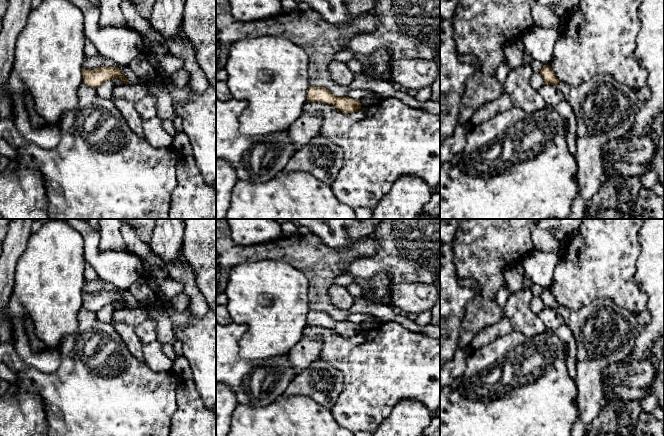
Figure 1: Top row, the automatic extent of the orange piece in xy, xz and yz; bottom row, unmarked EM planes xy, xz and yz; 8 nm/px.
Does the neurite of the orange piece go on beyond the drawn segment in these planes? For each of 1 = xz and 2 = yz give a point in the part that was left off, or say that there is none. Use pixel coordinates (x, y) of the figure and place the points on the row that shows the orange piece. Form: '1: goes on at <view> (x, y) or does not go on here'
1: does not go on here
2: does not go on here

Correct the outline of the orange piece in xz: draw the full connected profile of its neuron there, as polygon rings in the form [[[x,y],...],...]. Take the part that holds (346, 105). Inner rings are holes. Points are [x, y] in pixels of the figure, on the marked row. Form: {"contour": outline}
{"contour": [[[310,86],[307,90],[307,101],[331,104],[345,114],[358,112],[361,109],[359,99],[352,99],[348,96],[337,97],[324,87]]]}

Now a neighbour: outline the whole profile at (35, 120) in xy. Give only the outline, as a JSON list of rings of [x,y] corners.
[[[24,96],[24,104],[26,106],[27,111],[29,112],[31,124],[37,128],[44,126],[44,120],[39,117],[33,109],[33,102],[30,96]]]

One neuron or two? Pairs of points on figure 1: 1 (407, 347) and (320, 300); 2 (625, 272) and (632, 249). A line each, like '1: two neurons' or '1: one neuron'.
1: two neurons
2: one neuron

